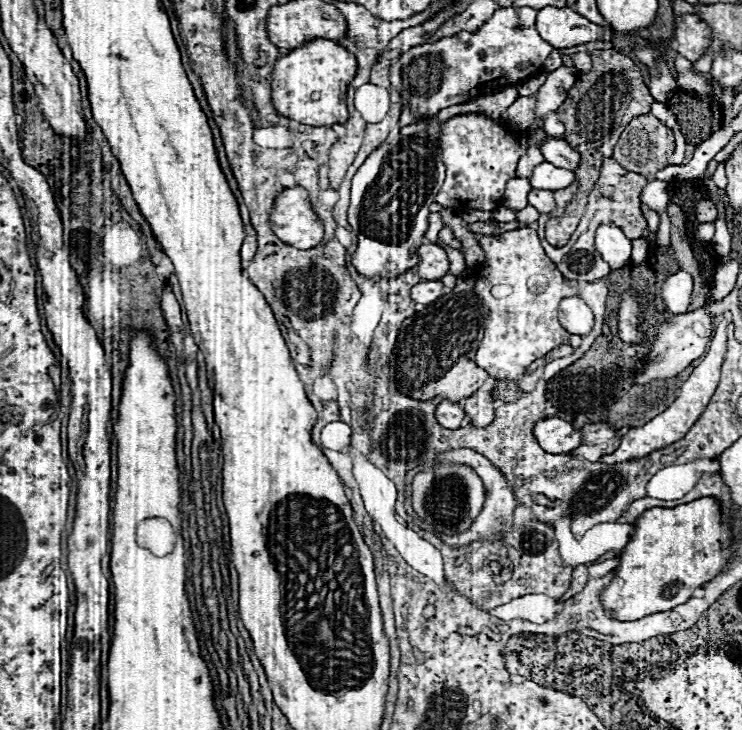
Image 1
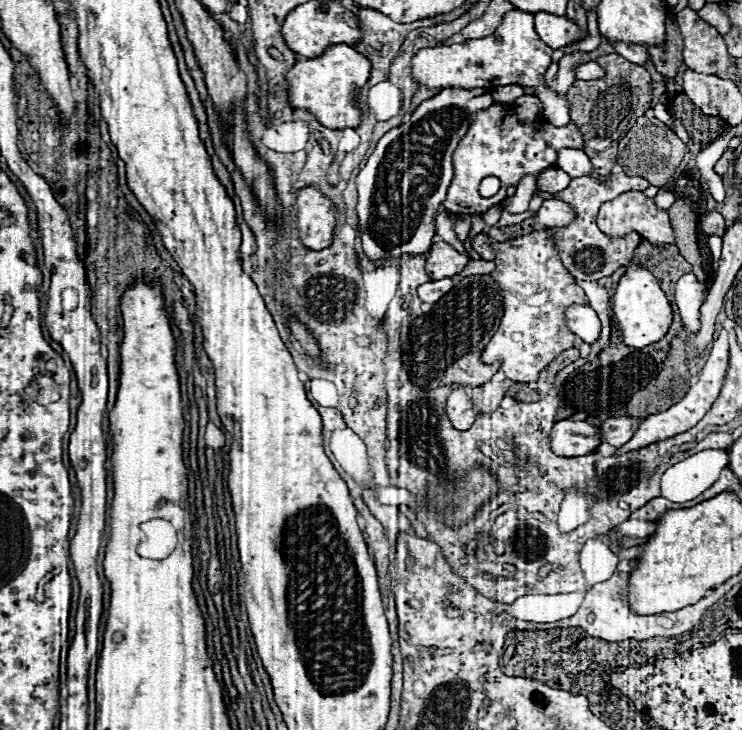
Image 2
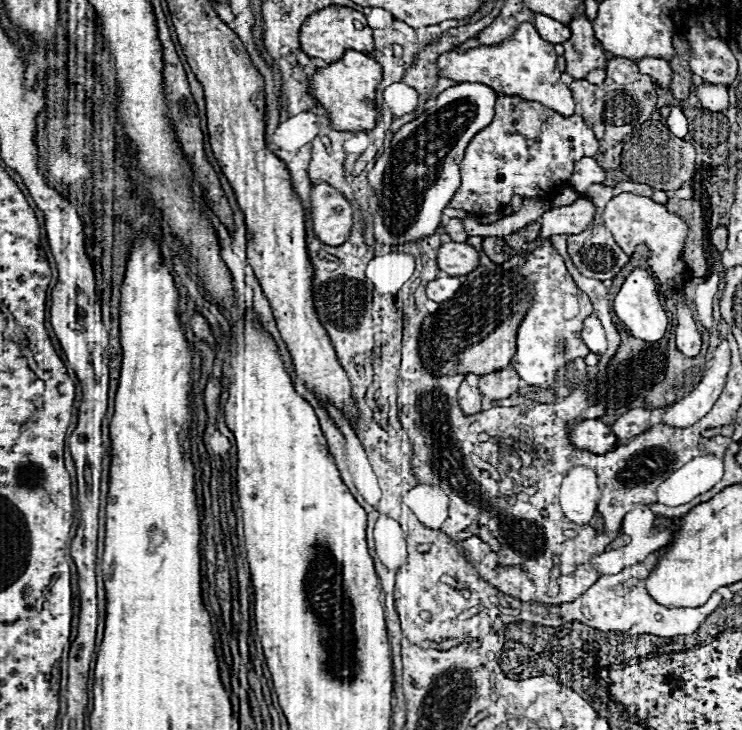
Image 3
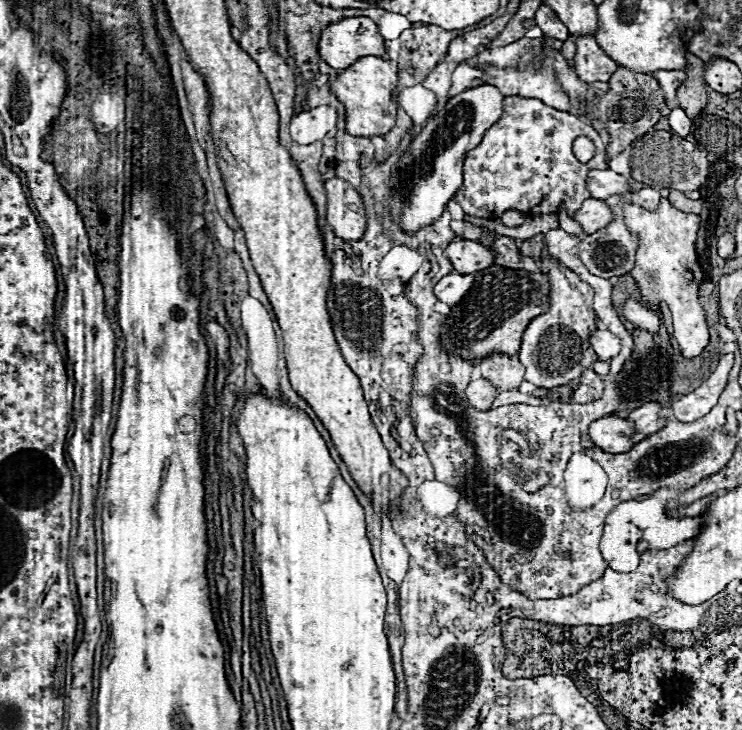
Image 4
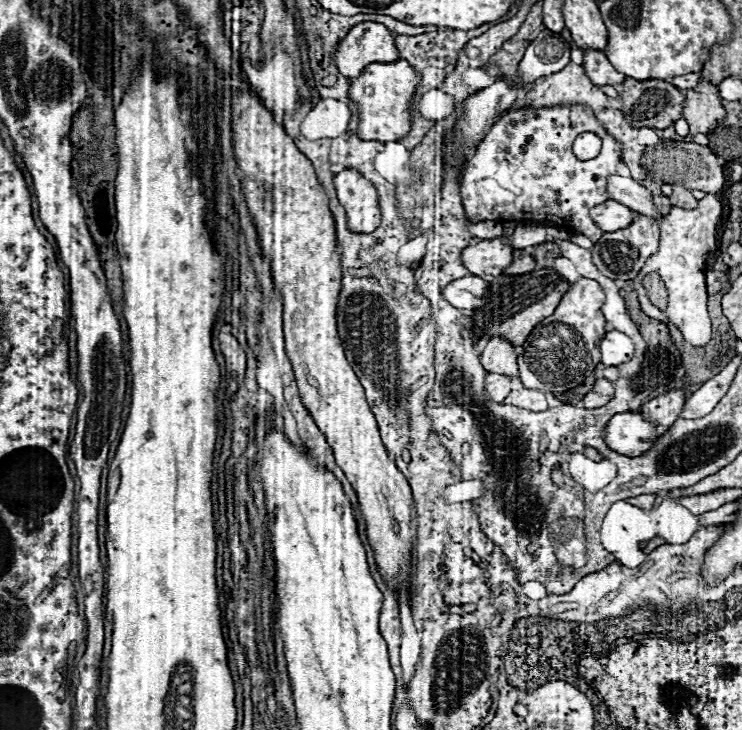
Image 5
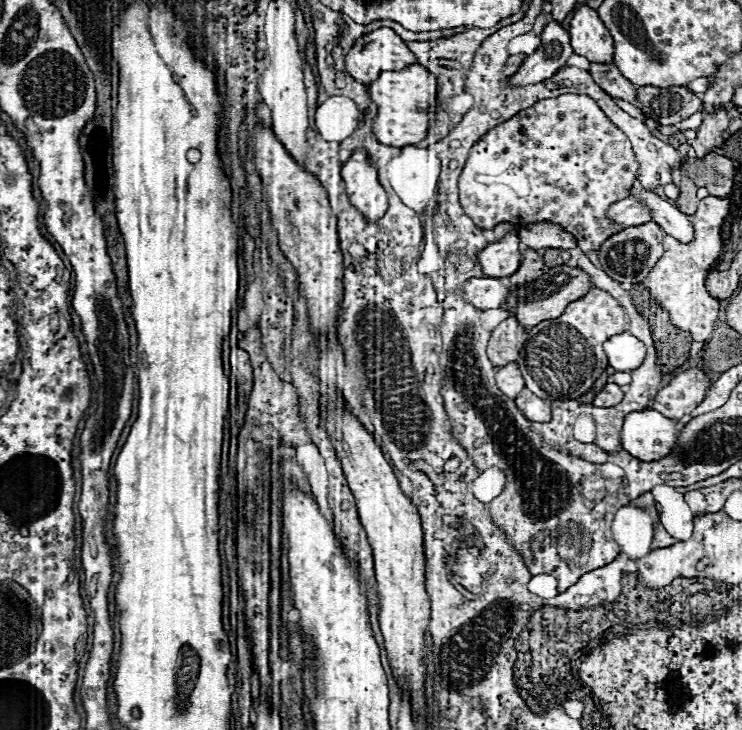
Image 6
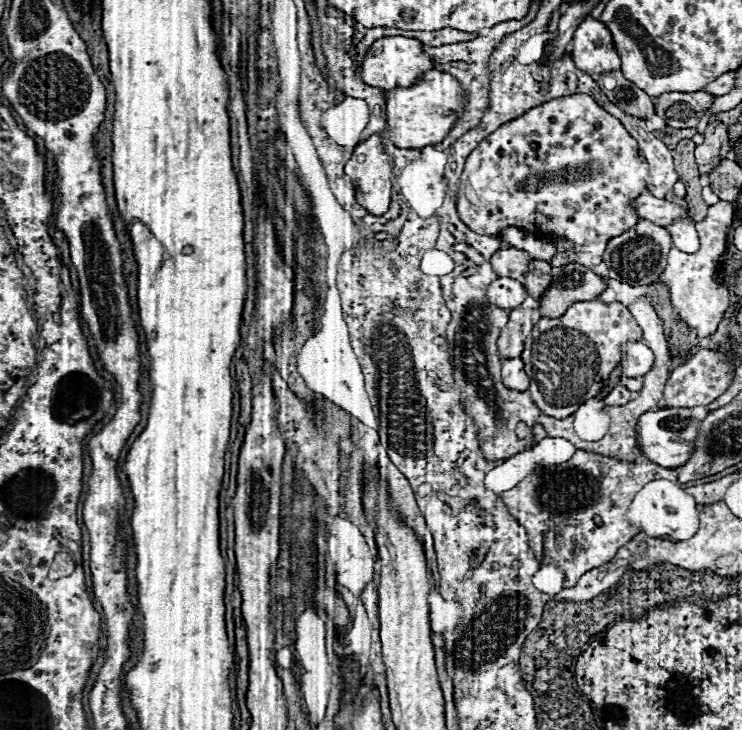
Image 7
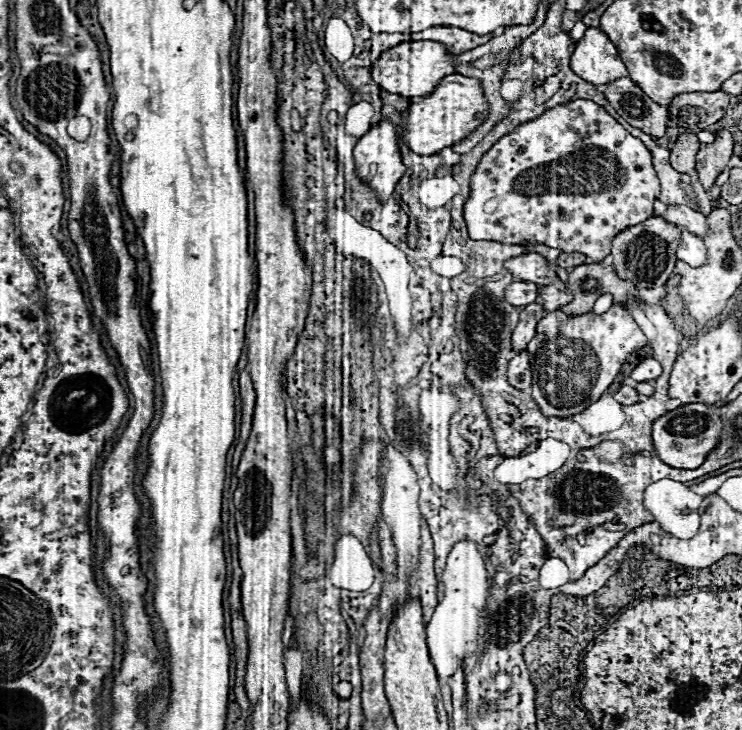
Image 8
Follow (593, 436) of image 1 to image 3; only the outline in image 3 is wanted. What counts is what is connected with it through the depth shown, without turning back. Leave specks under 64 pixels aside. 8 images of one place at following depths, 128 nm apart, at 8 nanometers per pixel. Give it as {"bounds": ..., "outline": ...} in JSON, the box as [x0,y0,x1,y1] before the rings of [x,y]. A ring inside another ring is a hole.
{"bounds":[612,408,652,440],"outline":[[[632,408],[612,424],[612,432],[616,434],[618,440],[632,440],[632,438],[644,434],[650,426],[652,426],[650,410],[648,408]]]}

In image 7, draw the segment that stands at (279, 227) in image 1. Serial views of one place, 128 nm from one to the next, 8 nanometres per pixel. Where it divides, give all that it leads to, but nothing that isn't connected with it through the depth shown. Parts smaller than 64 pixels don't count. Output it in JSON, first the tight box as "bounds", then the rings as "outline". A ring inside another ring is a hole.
{"bounds":[344,134,392,214],"outline":[[[380,134],[360,142],[344,170],[358,188],[358,202],[372,214],[384,214],[390,206],[392,158],[384,152]]]}

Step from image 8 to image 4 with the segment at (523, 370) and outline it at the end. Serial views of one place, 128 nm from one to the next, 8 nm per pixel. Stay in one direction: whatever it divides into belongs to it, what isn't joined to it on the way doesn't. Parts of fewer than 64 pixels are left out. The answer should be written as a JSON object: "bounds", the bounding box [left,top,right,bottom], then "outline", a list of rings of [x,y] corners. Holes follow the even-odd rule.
{"bounds":[466,378,498,410],"outline":[[[478,378],[474,382],[470,382],[466,396],[470,400],[470,404],[478,410],[488,410],[494,402],[494,398],[498,396],[498,388],[488,380],[488,378]]]}

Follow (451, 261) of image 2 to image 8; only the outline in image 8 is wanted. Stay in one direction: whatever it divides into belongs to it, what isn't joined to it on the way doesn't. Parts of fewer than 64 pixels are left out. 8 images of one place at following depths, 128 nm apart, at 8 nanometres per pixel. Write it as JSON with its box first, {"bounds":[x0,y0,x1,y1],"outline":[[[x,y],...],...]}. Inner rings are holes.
{"bounds":[504,254,556,284],"outline":[[[524,254],[504,262],[504,266],[516,276],[516,280],[528,280],[540,284],[554,284],[556,278],[556,264],[546,262],[540,254]]]}

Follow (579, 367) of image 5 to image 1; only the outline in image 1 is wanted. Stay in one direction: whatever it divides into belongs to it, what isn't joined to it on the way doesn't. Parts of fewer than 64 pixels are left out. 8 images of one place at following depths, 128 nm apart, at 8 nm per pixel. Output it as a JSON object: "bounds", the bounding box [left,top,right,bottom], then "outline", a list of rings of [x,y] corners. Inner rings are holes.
{"bounds":[474,228,578,380],"outline":[[[518,228],[500,236],[478,236],[478,242],[486,252],[486,268],[478,268],[474,274],[474,292],[482,298],[484,306],[490,310],[490,316],[486,320],[486,332],[474,360],[480,368],[498,380],[520,380],[534,360],[544,358],[560,344],[570,344],[570,332],[566,332],[558,322],[558,304],[564,296],[578,296],[578,282],[566,280],[560,274],[560,270],[546,256],[536,230]]]}

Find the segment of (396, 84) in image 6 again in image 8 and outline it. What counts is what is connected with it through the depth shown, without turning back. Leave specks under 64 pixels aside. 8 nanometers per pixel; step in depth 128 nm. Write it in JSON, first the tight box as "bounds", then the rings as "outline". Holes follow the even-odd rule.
{"bounds":[404,74,488,156],"outline":[[[462,74],[444,76],[436,86],[436,90],[424,96],[422,102],[410,102],[406,110],[404,142],[406,146],[410,146],[410,150],[418,154],[424,154],[424,156],[438,154],[440,150],[464,140],[468,132],[476,130],[486,120],[484,118],[486,112],[488,112],[488,100],[484,96],[480,80],[462,76]]]}

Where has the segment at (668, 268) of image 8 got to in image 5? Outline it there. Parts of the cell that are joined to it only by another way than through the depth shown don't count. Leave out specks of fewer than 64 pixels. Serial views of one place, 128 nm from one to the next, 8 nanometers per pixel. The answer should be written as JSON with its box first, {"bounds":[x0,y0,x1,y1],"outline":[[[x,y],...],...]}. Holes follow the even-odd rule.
{"bounds":[592,214,660,280],"outline":[[[638,214],[634,224],[616,232],[608,232],[594,244],[592,262],[604,276],[612,280],[634,280],[638,272],[644,268],[648,256],[652,256],[652,252],[658,252],[658,244],[660,244],[660,228],[656,220]]]}

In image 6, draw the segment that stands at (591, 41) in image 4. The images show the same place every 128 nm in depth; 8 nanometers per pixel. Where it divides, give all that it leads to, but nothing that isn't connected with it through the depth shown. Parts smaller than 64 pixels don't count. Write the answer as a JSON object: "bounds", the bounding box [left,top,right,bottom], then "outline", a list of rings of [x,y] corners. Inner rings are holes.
{"bounds":[590,64,636,104],"outline":[[[590,64],[590,74],[594,82],[604,88],[604,92],[608,92],[612,98],[636,104],[636,88],[628,80],[624,80],[624,76],[620,76],[614,64]]]}

